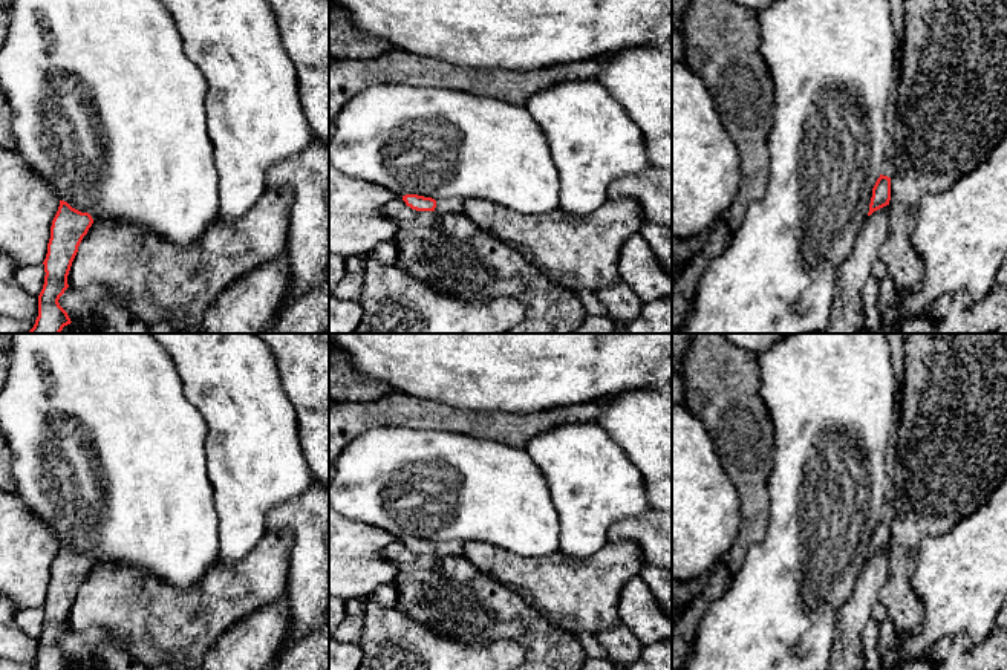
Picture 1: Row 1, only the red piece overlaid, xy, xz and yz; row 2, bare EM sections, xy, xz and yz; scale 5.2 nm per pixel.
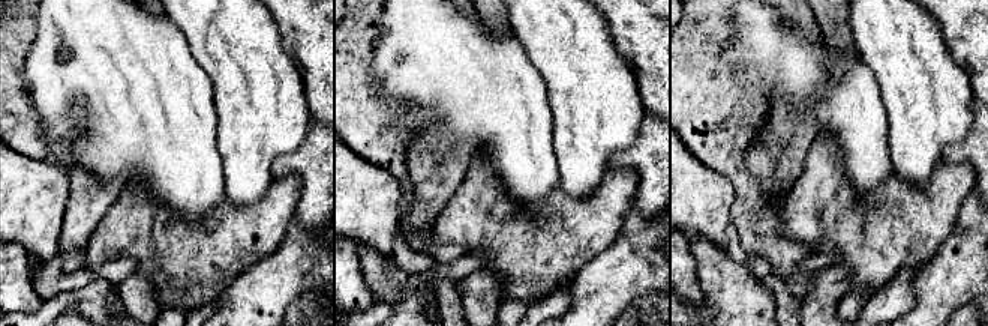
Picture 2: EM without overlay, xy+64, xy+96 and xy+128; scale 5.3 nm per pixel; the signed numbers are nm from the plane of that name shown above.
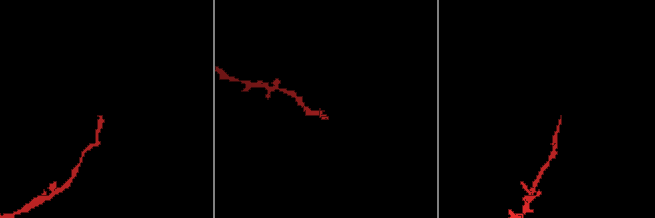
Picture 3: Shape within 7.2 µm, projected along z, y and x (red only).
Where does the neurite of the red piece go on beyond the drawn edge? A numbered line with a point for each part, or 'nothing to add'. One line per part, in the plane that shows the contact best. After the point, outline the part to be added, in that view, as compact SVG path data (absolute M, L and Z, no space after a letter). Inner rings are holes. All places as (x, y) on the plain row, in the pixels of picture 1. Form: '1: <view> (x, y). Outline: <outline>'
1: yz (888, 510). Outline: M891 489L888 491L886 502L882 509L882 517L888 520L892 520L894 517L894 493Z

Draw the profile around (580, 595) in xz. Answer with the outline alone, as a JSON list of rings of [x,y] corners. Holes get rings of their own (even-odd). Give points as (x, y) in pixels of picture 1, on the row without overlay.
[[[631,540],[608,542],[585,558],[560,551],[523,558],[488,543],[465,542],[462,557],[520,595],[552,626],[574,635],[598,635],[620,624],[620,594],[644,564]]]

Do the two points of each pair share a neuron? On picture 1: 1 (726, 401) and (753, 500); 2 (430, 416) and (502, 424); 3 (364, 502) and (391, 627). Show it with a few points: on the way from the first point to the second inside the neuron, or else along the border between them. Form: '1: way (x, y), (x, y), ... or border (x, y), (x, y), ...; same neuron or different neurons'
1: way (739, 426), (750, 476); same neuron
2: way (449, 418), (484, 424); same neuron
3: border (345, 514), (380, 526), (395, 537); different neurons

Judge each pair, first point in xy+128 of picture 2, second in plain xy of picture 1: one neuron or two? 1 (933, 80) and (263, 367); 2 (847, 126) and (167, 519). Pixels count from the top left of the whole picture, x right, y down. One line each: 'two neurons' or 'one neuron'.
1: one neuron
2: one neuron

